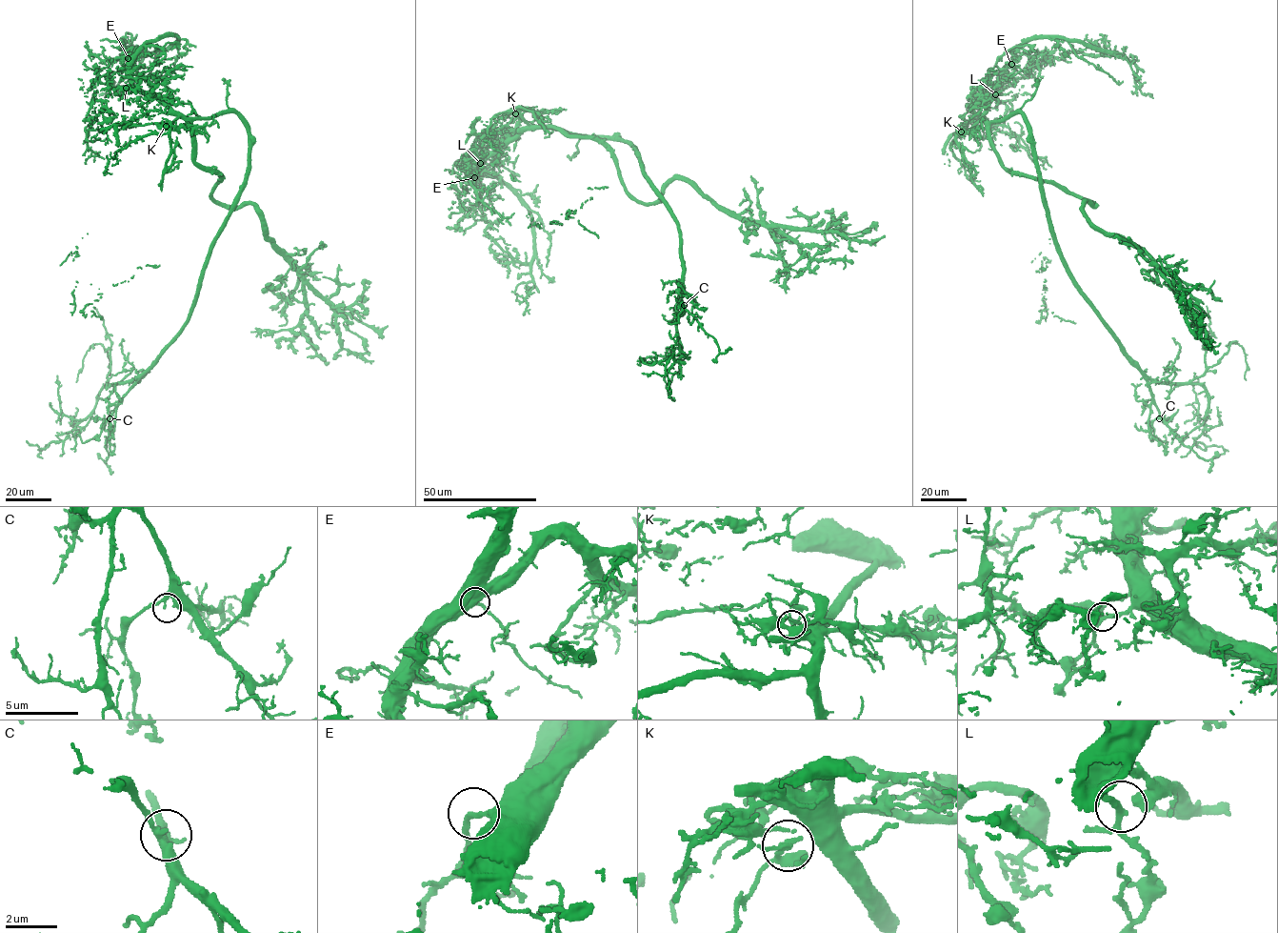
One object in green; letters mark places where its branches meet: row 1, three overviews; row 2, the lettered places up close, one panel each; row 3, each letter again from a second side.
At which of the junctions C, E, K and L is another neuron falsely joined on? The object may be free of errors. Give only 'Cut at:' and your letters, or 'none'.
Cut at: K

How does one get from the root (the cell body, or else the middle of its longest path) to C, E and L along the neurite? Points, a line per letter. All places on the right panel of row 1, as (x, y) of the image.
C: (1027, 121), (1042, 197), (1058, 253), (1080, 294), (1138, 365), (1159, 418)
E: (1027, 121), (1019, 112), (994, 121), (984, 118), (1002, 71), (1011, 64)
L: (1027, 121), (1019, 112), (1000, 120), (985, 120), (986, 108), (993, 92), (995, 94)

